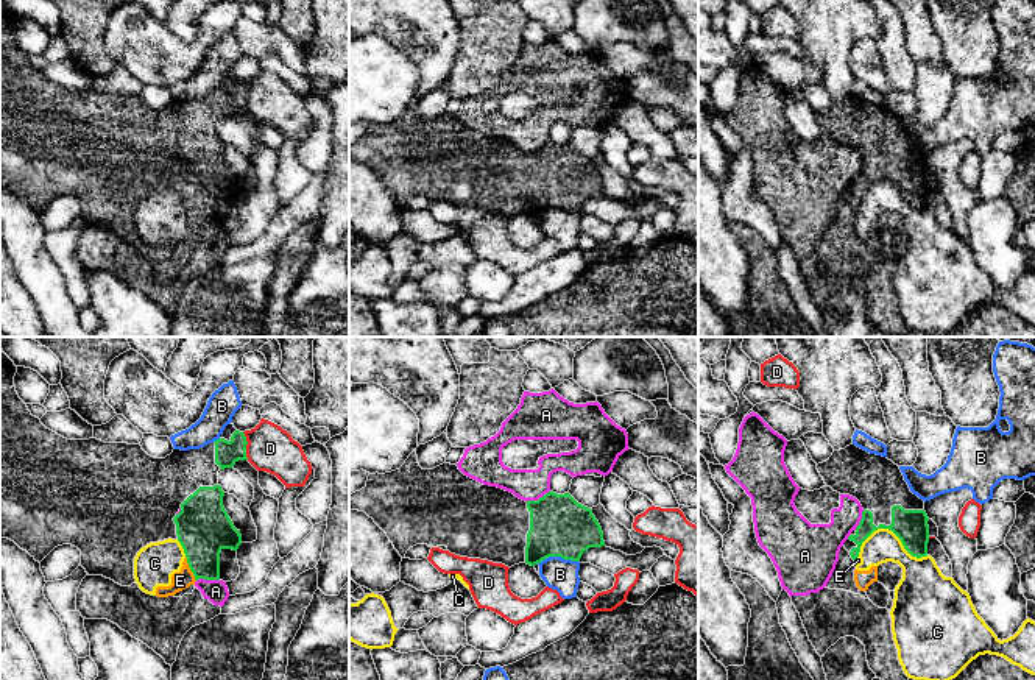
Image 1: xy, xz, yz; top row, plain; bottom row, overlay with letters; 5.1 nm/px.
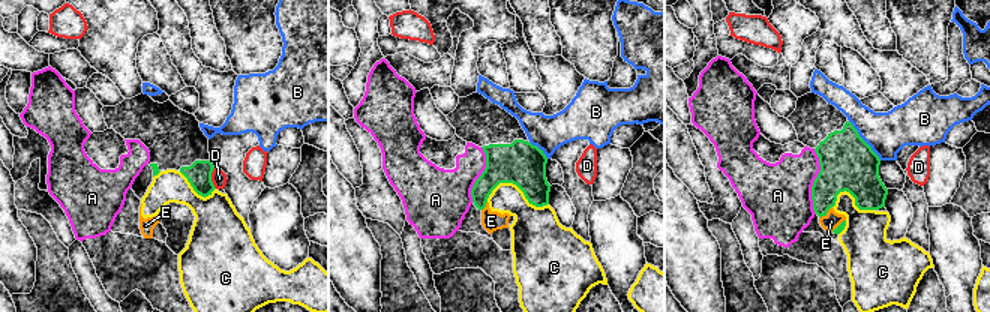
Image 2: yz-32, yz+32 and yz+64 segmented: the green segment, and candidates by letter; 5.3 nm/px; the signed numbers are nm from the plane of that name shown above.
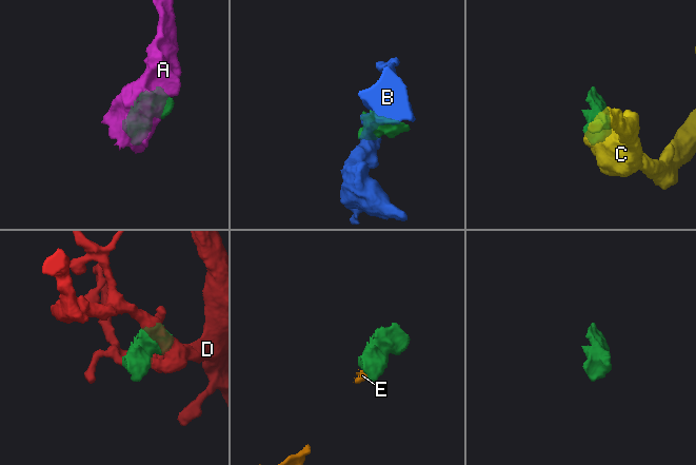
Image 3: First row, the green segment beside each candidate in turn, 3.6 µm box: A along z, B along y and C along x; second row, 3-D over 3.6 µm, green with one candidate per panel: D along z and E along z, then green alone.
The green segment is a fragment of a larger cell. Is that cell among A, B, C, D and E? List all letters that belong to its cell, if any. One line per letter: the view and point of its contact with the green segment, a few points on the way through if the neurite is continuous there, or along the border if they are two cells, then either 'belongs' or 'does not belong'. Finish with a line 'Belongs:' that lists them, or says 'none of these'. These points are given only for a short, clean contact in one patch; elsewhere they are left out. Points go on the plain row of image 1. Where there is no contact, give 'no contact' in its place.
A: xz (538, 150) | along xz (549, 141), (536, 150), (526, 152) | does not belong
B: xz (557, 206) | does not belong
C: yz (889, 180) | does not belong
D: xy (245, 97) | does not belong
E: xy (190, 220) | along xy (186, 208), (195, 231) | does not belong
Belongs: none of these

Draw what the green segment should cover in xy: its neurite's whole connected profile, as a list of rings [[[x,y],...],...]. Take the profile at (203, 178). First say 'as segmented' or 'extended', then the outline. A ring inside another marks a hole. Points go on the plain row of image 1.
extended; [[[0,0],[0,187],[14,192],[39,214],[55,198],[72,195],[81,201],[79,215],[89,226],[103,226],[122,237],[136,232],[134,209],[142,198],[171,189],[181,193],[195,231],[220,231],[220,203],[237,201],[242,186],[223,158],[218,122],[248,111],[245,84],[235,81],[229,92],[218,89],[200,100],[173,100],[165,109],[148,106],[140,95],[67,90],[31,66],[16,42],[16,23],[17,17]]]

